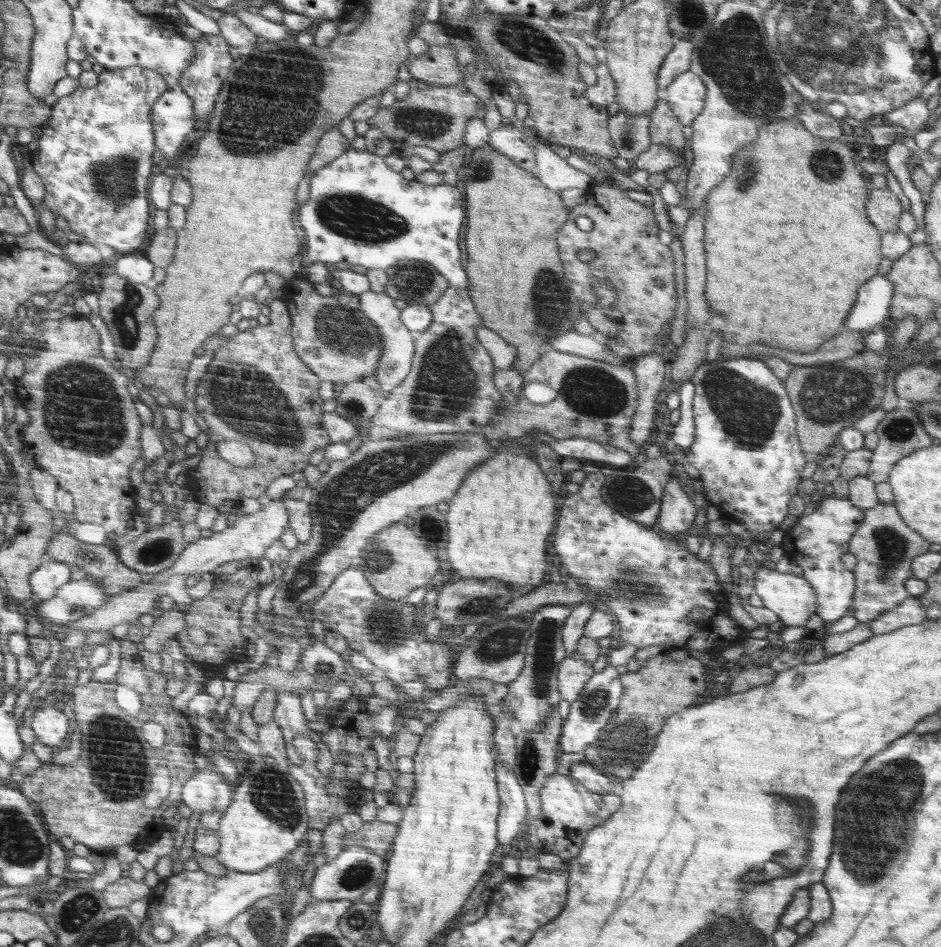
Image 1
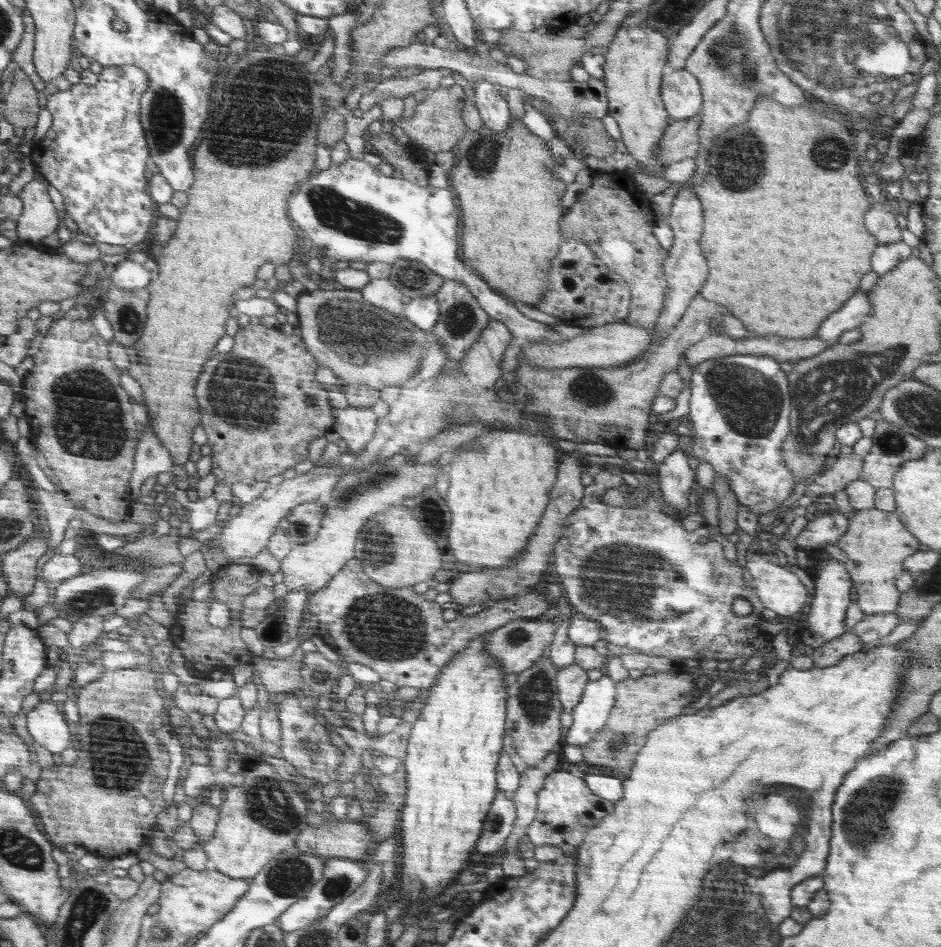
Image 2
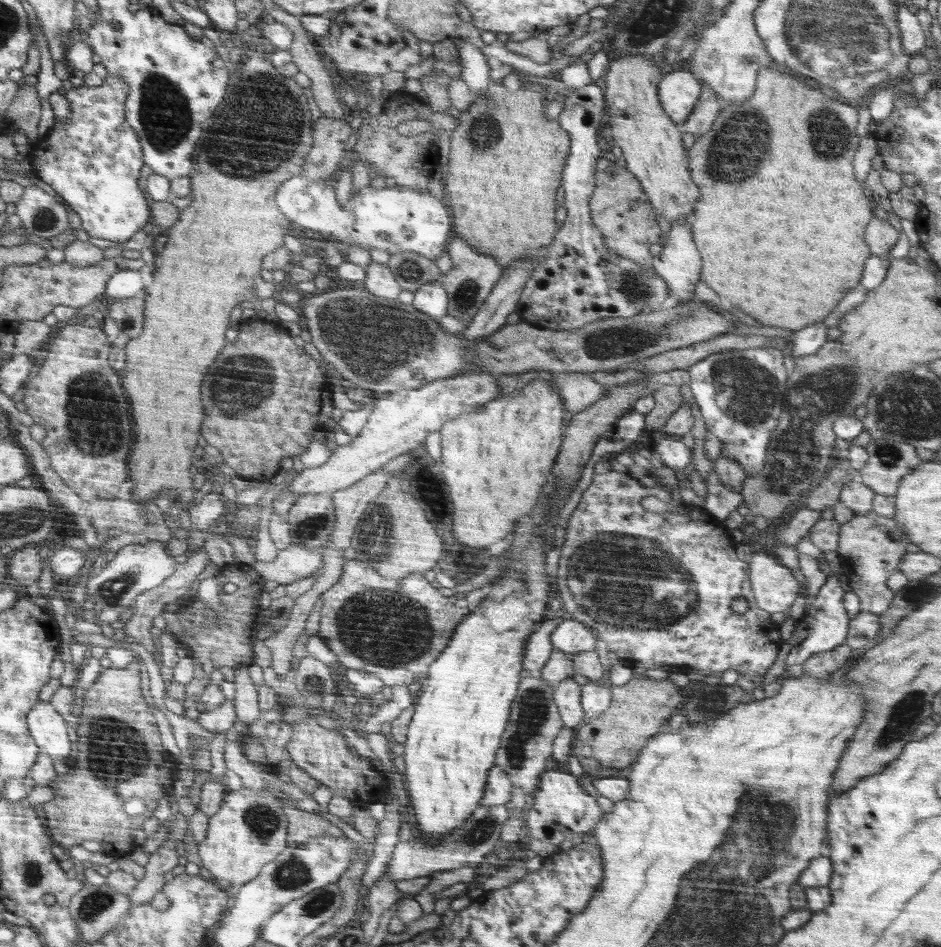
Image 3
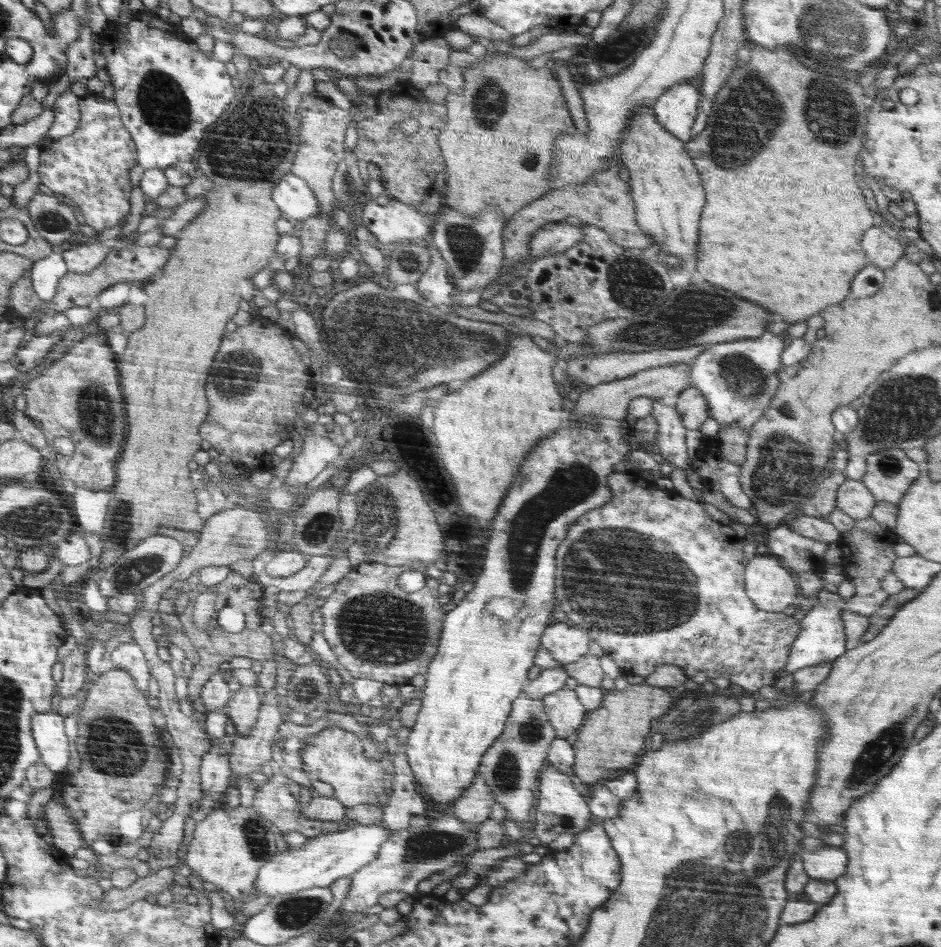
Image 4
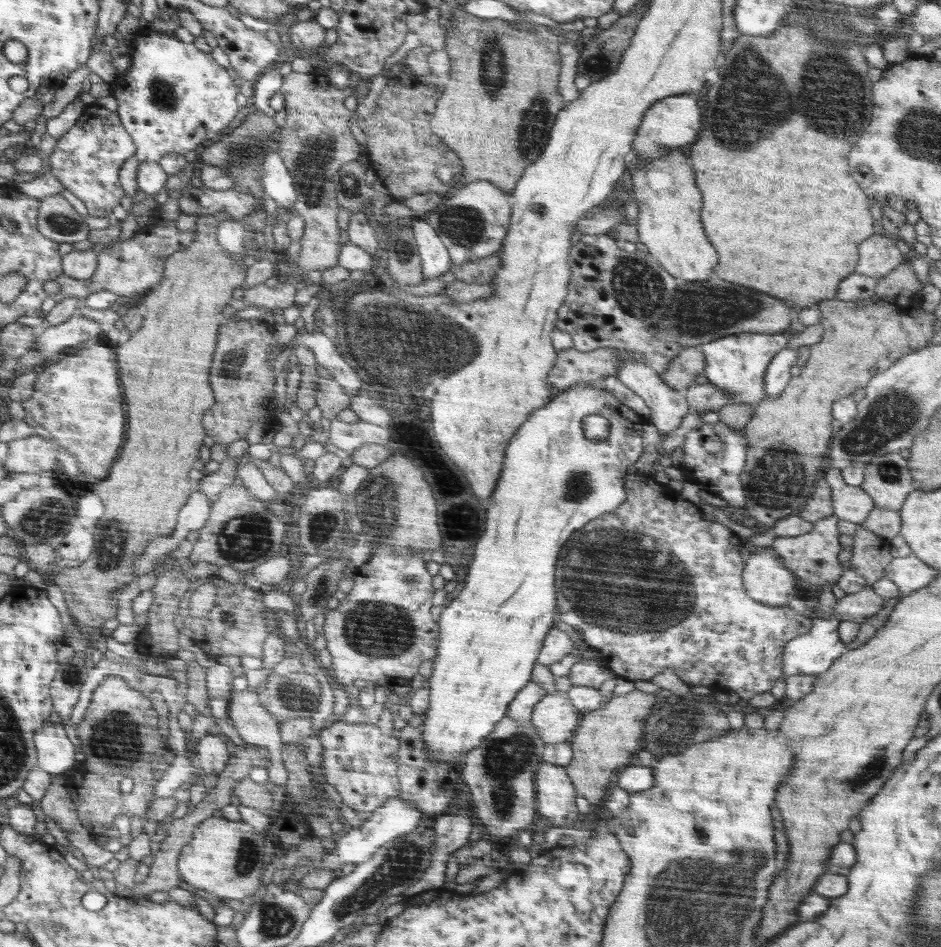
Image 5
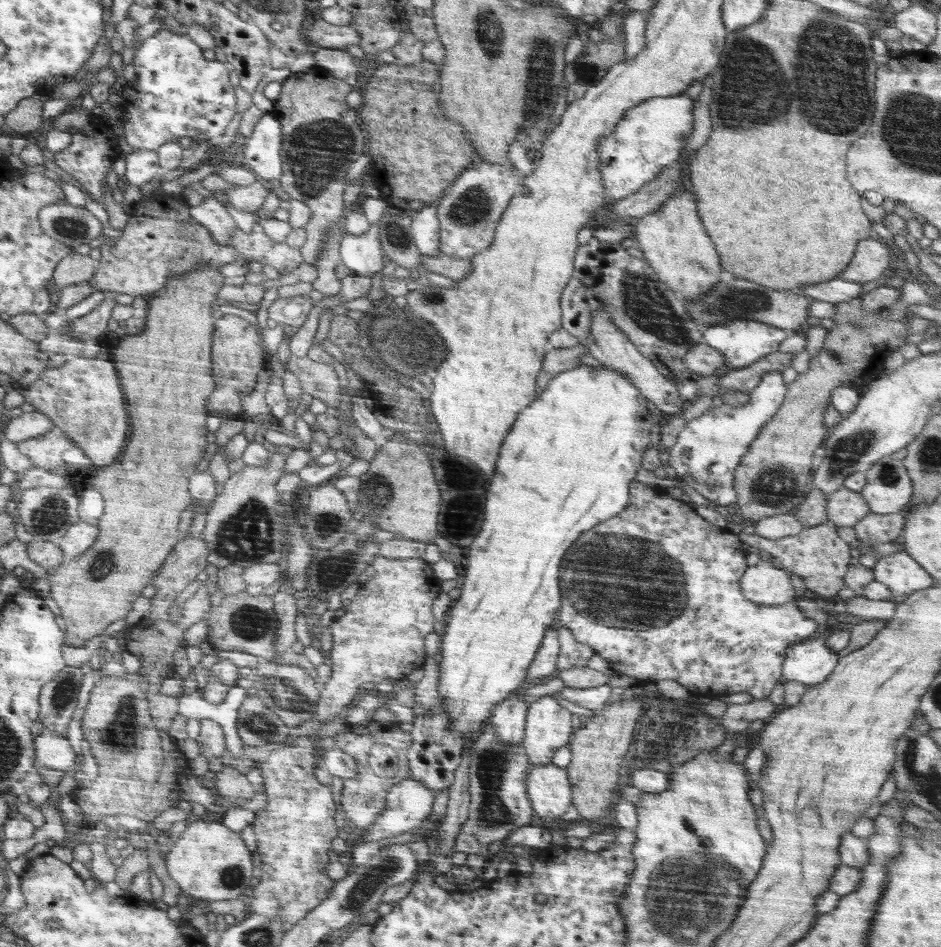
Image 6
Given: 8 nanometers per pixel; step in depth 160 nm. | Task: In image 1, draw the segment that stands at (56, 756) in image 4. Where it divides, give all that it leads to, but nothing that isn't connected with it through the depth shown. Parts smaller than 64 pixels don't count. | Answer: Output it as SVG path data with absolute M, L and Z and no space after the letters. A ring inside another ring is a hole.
M52 700L34 712L31 724L38 742L48 747L58 746L68 732L68 718L56 710L56 702Z

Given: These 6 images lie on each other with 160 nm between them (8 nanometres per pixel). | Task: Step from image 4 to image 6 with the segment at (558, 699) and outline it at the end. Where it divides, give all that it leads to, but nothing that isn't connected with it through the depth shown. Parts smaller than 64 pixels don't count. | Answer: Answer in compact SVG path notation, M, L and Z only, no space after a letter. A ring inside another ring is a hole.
M551 696L529 704L522 742L532 766L550 764L556 750L568 746L574 734L571 720L572 713Z

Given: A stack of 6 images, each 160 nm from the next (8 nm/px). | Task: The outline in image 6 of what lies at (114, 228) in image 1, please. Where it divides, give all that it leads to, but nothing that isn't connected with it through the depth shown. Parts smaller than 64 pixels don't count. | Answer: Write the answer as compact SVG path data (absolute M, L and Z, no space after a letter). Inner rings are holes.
M91 115L88 124L77 130L72 137L74 137L74 140L72 140L70 146L54 152L54 162L66 174L70 174L95 203L101 204L102 199L104 199L102 186L107 184L108 170L113 168L112 162L118 156L118 140L120 138L96 115Z

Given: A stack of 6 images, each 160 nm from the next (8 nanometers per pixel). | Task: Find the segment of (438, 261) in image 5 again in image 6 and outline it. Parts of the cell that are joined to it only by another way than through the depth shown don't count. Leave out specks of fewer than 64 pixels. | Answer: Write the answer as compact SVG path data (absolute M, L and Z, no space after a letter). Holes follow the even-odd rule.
M425 204L422 210L413 213L411 218L411 232L414 245L420 255L434 257L440 253L439 231L440 224L437 217L437 206Z

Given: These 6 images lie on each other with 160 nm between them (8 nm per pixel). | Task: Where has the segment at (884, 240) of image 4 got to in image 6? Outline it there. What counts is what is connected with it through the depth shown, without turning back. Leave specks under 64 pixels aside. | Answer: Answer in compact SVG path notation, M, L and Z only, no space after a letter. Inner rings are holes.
M872 237L861 240L854 257L838 277L850 282L870 282L880 278L890 267L890 260L896 251Z

